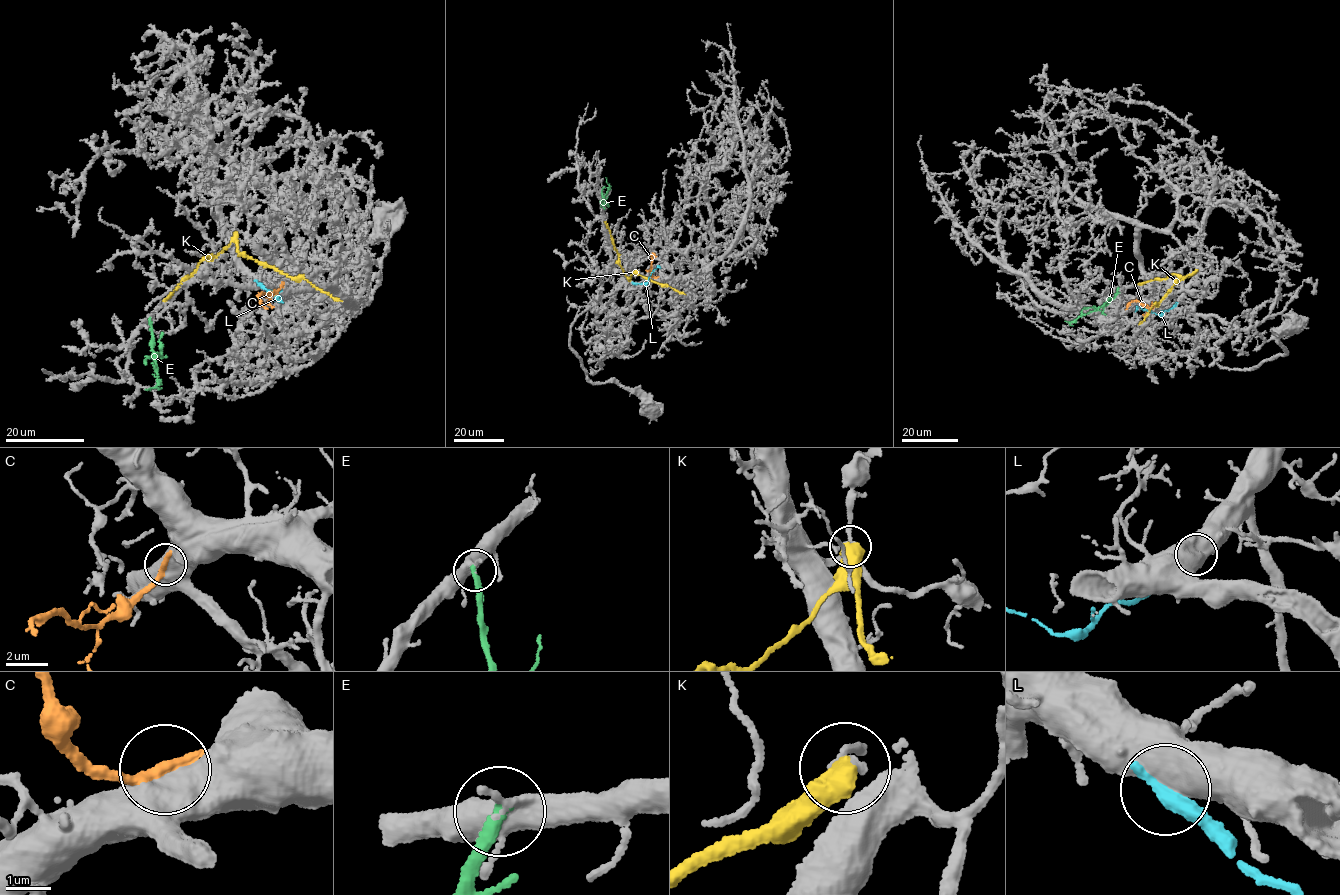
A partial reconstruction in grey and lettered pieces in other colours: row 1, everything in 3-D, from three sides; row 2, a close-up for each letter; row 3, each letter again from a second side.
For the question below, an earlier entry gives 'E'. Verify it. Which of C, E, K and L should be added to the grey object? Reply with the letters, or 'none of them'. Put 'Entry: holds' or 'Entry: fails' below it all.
E
Entry: holds

